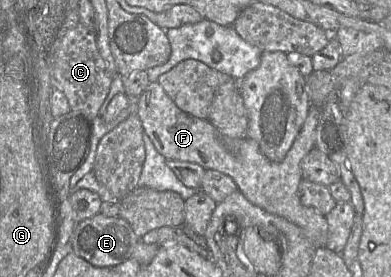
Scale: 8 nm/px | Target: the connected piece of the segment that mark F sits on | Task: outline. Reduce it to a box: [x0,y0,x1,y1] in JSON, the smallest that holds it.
[137,82,328,248]

